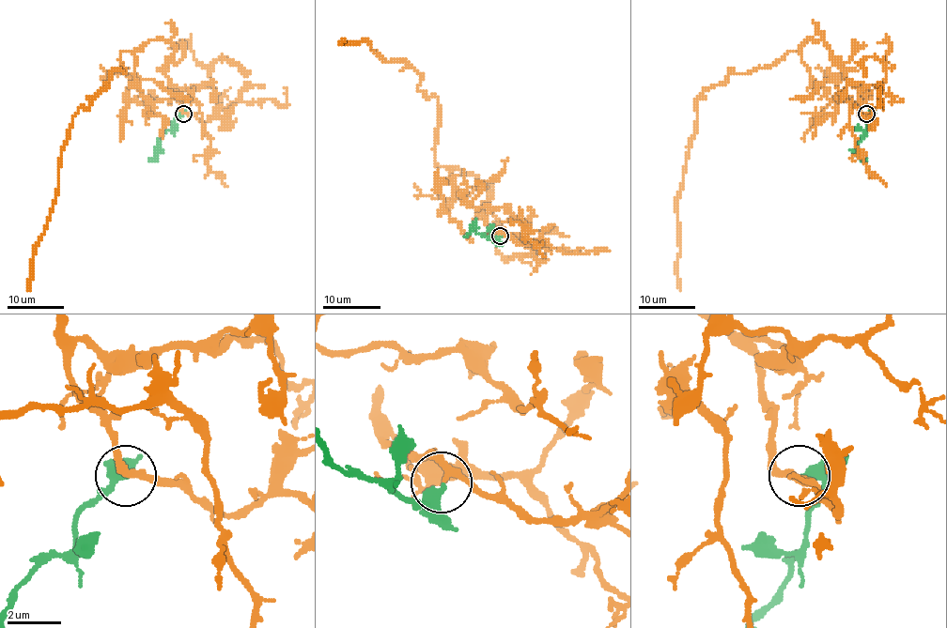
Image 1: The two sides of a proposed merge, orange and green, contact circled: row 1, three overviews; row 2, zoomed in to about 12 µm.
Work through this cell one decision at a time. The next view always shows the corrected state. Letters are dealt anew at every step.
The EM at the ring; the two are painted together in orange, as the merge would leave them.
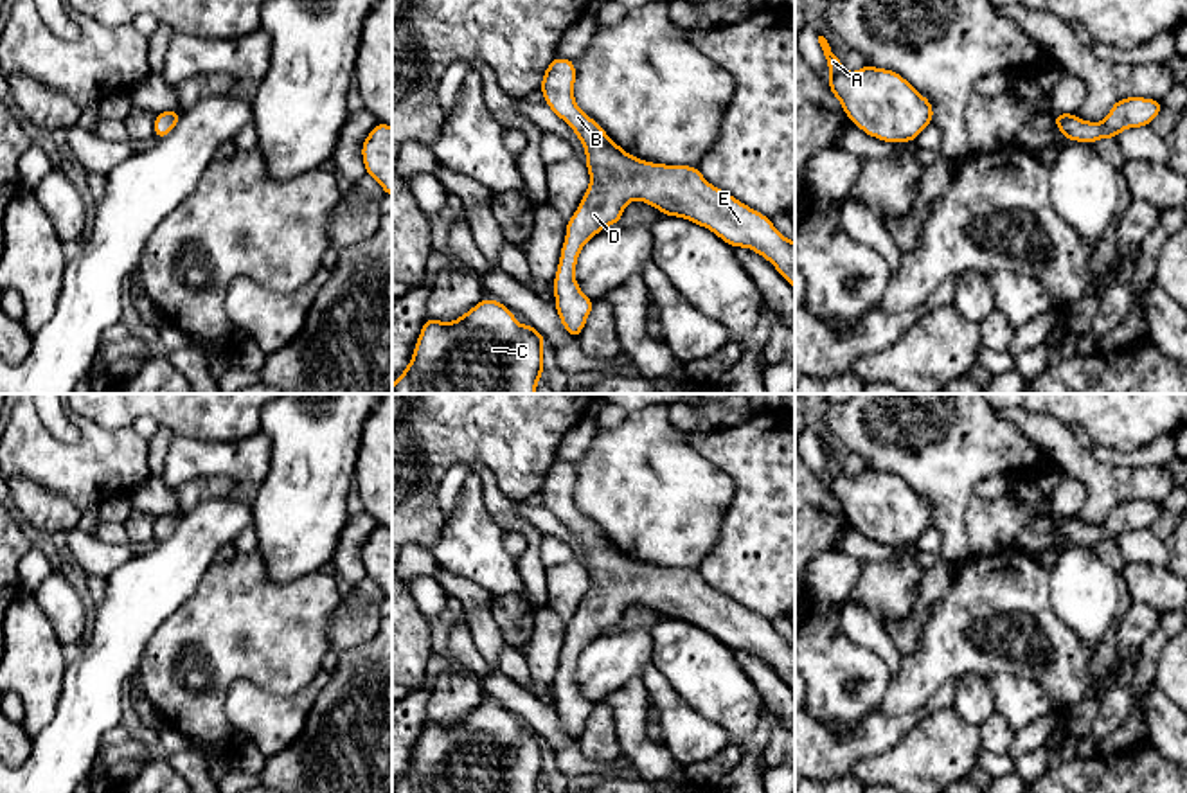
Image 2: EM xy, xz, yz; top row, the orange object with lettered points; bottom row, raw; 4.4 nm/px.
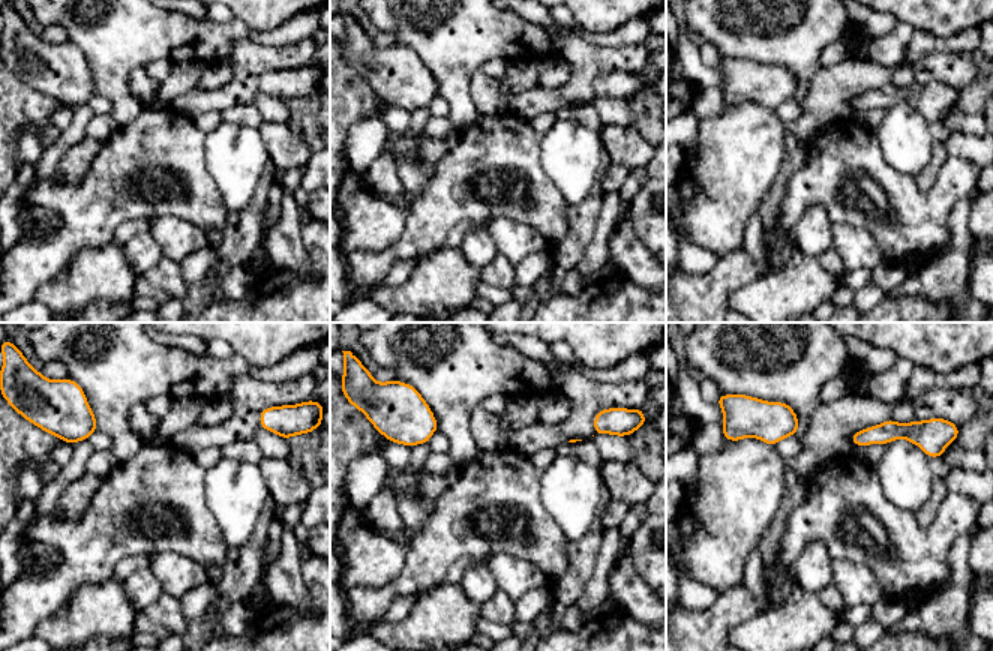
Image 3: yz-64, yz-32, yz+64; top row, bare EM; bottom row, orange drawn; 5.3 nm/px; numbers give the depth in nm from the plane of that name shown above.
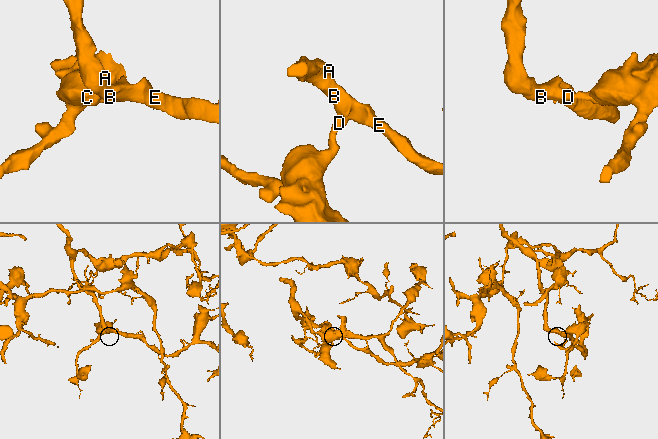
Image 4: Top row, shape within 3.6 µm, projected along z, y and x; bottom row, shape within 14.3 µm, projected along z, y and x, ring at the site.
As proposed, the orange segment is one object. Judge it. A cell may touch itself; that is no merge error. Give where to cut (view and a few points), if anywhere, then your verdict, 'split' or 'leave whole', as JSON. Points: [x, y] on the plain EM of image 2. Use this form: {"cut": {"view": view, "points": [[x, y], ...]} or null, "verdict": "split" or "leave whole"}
{"cut": null, "verdict": "leave whole"}

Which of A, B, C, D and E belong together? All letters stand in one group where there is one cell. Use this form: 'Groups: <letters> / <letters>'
Groups: A B C D E

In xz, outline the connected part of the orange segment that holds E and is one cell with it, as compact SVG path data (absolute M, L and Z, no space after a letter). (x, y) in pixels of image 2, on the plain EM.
M554 460L540 493L545 507L581 543L590 588L577 613L567 622L565 646L554 678L554 710L570 741L585 732L595 703L588 701L574 673L583 649L608 628L619 628L629 604L644 604L664 619L685 620L714 635L732 651L750 651L790 685L795 694L795 644L786 642L772 620L750 611L709 586L698 570L667 568L637 561L615 547L574 502L576 464Z

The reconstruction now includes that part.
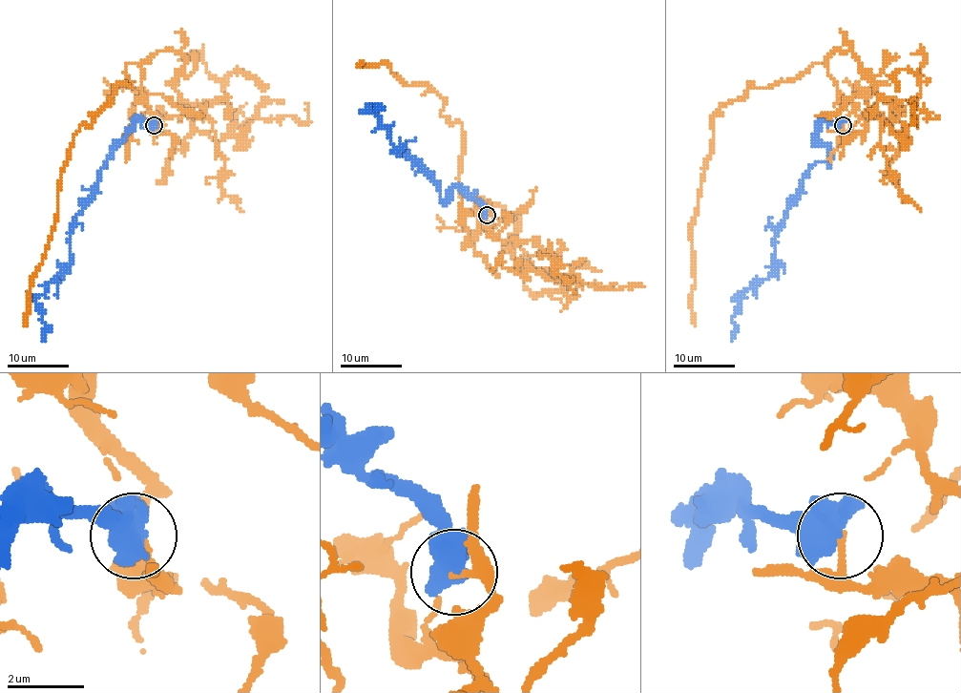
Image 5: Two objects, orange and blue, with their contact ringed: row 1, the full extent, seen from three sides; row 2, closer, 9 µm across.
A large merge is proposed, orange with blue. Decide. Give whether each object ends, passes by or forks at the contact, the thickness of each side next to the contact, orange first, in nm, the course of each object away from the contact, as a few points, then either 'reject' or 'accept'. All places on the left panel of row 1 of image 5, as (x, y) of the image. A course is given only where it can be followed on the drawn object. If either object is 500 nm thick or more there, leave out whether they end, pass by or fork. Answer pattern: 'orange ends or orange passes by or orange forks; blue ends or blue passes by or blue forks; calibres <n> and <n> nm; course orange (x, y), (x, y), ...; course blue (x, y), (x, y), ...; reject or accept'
calibres 150 and 550 nm; course orange (154, 125), (158, 133), (141, 68), (126, 62), (130, 87), (117, 84), (111, 104), (73, 136), (24, 326); course blue (154, 125), (135, 122), (75, 219), (66, 274), (35, 300), (43, 342); reject

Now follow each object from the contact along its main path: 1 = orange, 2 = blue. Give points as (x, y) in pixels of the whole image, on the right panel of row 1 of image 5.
1: (842, 125), (846, 133), (866, 129), (821, 62), (793, 79), (749, 84), (714, 115), (691, 234), (694, 326)
2: (842, 125), (814, 135), (828, 157), (788, 207), (777, 274), (739, 300), (732, 342)

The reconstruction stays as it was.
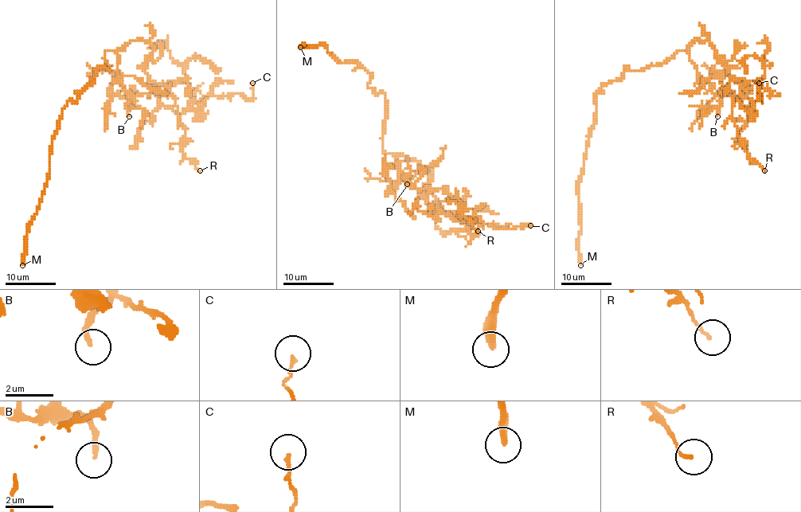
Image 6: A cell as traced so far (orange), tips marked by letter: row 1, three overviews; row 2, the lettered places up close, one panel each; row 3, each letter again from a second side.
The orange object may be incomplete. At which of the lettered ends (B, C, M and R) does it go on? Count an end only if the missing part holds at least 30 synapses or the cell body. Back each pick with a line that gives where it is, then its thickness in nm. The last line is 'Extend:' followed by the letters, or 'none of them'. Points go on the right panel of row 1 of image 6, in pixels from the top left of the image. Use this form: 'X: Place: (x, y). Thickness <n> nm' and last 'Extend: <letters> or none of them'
M: Place: (580, 265). Thickness 320 nm
Extend: M

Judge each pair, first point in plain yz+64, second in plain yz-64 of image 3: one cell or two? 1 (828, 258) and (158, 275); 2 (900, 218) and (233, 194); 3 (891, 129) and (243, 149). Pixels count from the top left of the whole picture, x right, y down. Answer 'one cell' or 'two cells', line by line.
1: one cell
2: two cells
3: one cell

